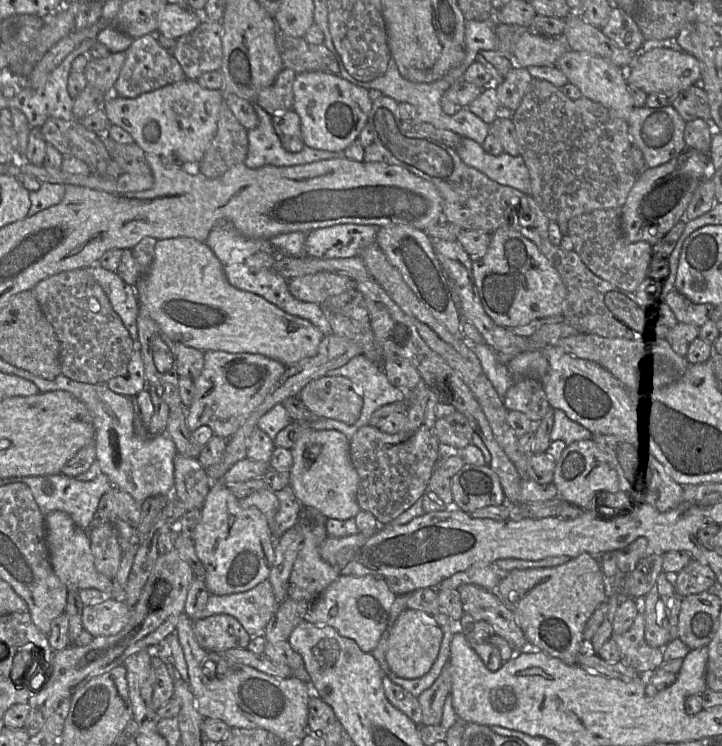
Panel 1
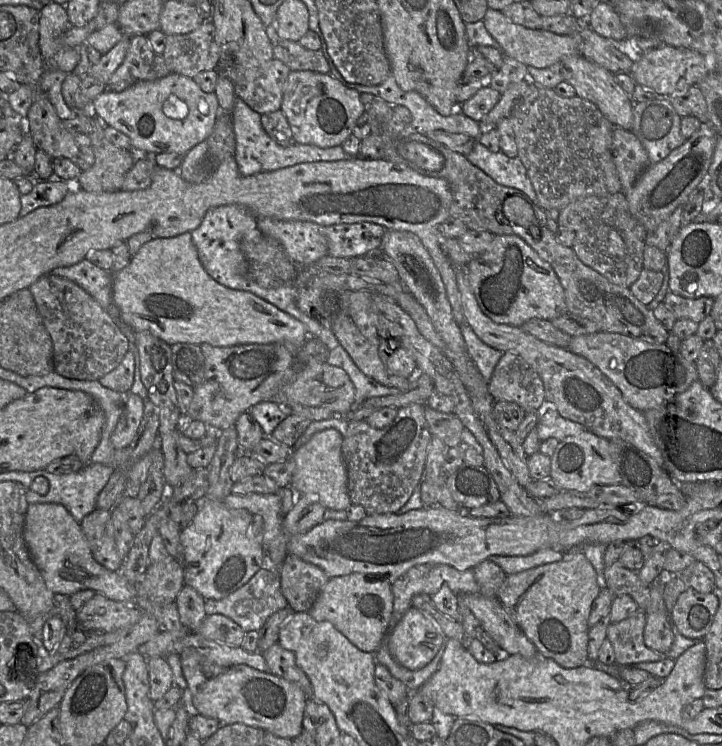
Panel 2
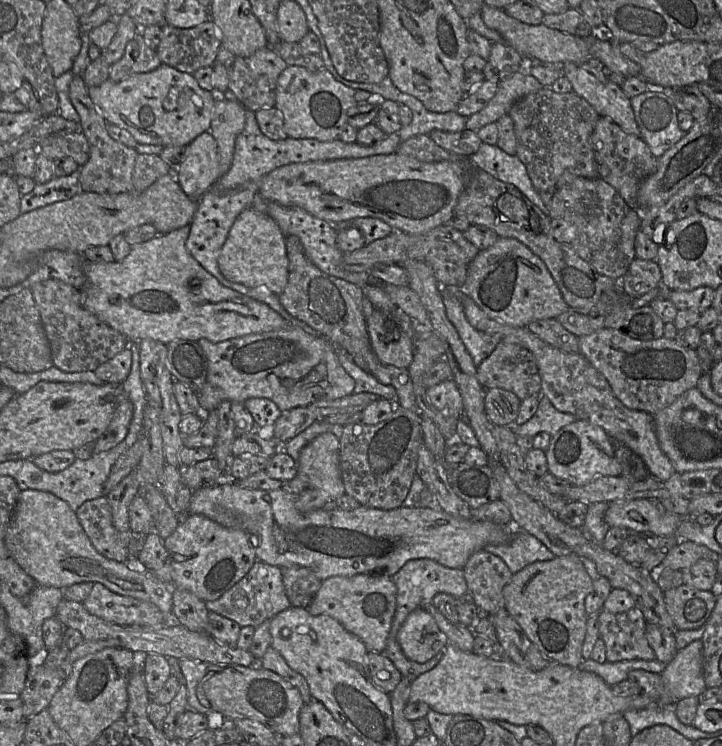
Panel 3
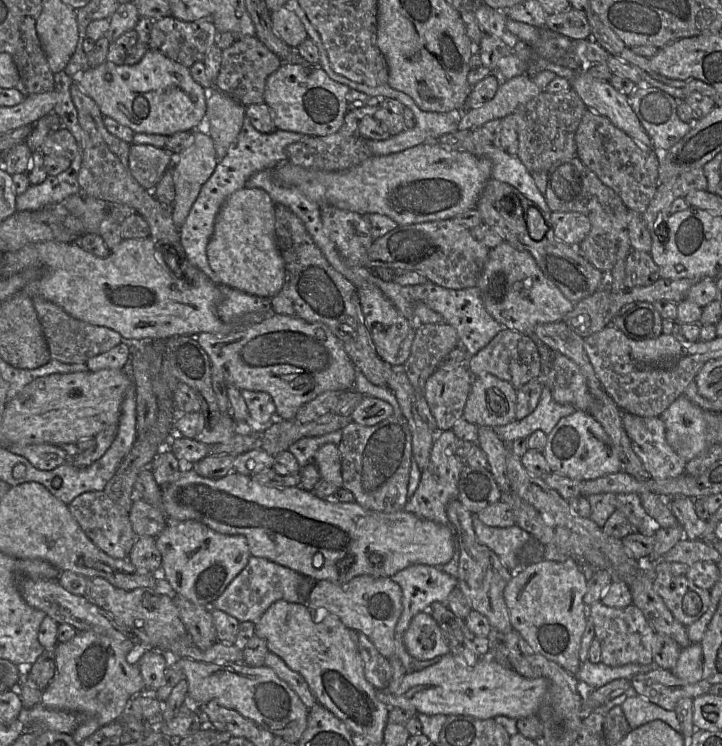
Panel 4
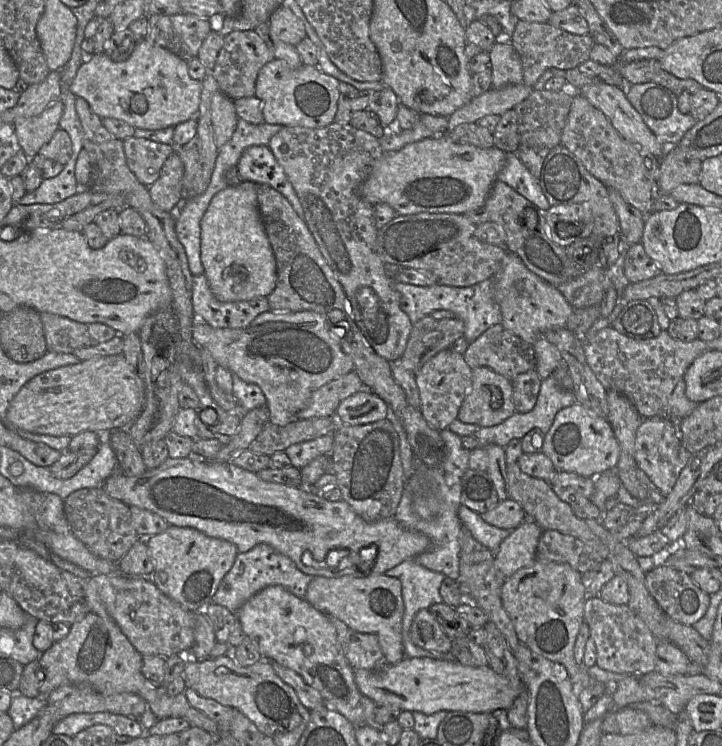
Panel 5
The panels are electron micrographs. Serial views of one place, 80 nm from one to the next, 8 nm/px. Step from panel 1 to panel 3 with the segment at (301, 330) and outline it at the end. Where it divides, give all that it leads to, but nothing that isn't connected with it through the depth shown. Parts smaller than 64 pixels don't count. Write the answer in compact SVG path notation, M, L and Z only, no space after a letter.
M190 224L169 233L158 233L154 238L131 246L129 254L121 261L111 262L95 262L84 259L83 270L86 276L86 284L81 290L83 306L95 314L100 320L107 323L109 326L119 331L128 340L141 341L143 339L152 339L163 344L168 344L174 340L185 339L198 341L199 339L207 339L211 342L218 343L233 338L246 336L249 334L265 333L274 330L287 328L290 324L272 310L268 305L256 301L250 297L242 295L232 289L222 286L219 281L208 273L189 253L186 248L186 240L189 235Z

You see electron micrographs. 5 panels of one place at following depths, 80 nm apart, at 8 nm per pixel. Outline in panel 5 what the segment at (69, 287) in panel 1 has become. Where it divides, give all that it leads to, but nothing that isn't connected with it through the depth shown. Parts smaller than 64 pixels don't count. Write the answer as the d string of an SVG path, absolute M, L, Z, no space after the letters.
M48 312L39 314L47 351L72 354L76 349L94 346L121 336L102 323L80 323Z

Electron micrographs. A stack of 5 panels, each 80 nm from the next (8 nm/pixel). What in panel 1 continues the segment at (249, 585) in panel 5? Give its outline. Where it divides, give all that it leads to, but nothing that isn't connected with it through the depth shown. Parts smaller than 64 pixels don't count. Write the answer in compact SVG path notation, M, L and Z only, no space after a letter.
M266 579L246 591L227 595L210 594L200 619L215 614L229 614L241 623L251 637L263 636L265 626L279 605L272 585Z

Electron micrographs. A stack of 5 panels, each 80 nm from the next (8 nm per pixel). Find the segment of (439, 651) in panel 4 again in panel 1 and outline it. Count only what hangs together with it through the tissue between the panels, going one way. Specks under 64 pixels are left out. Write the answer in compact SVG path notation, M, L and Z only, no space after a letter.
M405 609L400 613L390 632L385 659L390 671L403 679L424 676L435 662L443 639L443 631L426 613Z

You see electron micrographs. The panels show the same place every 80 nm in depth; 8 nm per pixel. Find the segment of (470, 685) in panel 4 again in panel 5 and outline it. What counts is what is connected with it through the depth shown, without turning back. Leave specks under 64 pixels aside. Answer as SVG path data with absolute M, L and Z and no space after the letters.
M405 657L397 664L387 663L377 670L357 669L354 678L359 691L377 707L426 715L439 711L492 713L498 709L508 710L519 695L518 687L513 687L509 680L495 673L489 665L467 667L455 660Z

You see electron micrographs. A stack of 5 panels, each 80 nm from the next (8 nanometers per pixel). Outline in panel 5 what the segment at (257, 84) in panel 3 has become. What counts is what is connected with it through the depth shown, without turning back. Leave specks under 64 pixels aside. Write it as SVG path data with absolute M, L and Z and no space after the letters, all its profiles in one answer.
M236 30L223 36L223 45L211 71L219 90L231 99L255 97L256 80L261 68L275 58L255 30Z

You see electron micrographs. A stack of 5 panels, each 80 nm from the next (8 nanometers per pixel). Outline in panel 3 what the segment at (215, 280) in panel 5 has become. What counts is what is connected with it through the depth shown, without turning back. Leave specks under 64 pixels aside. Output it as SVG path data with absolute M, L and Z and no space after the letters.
M252 207L242 211L234 221L219 256L218 266L223 276L250 288L265 288L279 295L288 281L288 258L285 236L276 221Z

